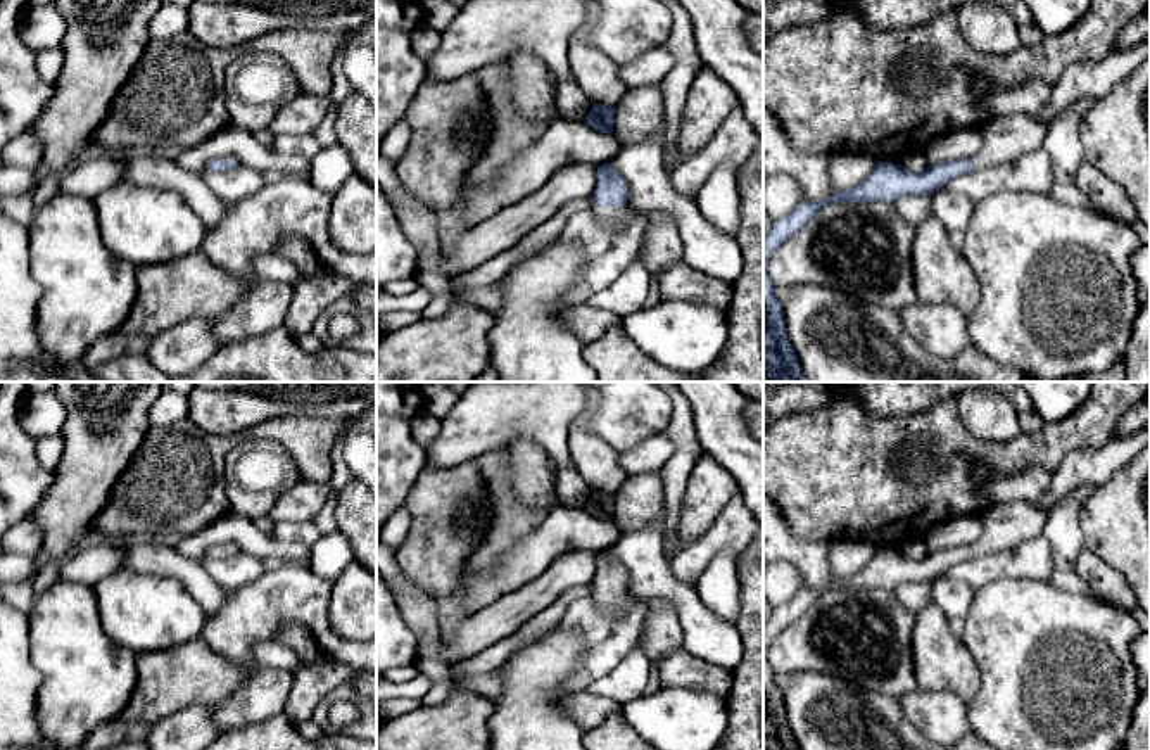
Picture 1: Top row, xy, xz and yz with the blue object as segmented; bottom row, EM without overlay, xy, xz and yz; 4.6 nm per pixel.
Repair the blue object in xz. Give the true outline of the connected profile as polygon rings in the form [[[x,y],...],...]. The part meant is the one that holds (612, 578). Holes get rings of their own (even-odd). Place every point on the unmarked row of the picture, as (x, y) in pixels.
[[[597,553],[597,574],[592,581],[592,598],[597,608],[604,612],[620,612],[625,603],[629,577],[625,567],[610,553]]]

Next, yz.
[[[1022,499],[995,506],[983,515],[983,532],[972,544],[927,553],[919,560],[901,551],[877,548],[870,562],[856,574],[836,579],[825,588],[801,589],[789,601],[774,607],[763,622],[763,750],[799,750],[787,722],[775,671],[768,664],[768,648],[777,634],[794,624],[825,593],[863,588],[894,589],[903,582],[932,582],[962,562],[1041,536],[1048,512],[1050,508]]]

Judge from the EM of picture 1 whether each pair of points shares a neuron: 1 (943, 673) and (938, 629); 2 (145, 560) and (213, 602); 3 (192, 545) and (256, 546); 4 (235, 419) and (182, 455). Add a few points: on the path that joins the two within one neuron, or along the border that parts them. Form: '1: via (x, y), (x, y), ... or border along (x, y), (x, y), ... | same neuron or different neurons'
1: via (941, 662), (938, 640) | same neuron
2: via (163, 560), (180, 565), (199, 584) | same neuron
3: via (208, 538), (213, 534), (240, 534) | same neuron
4: border along (187, 417), (221, 434), (235, 434), (254, 425) | different neurons

